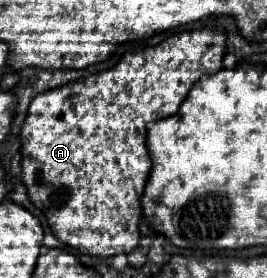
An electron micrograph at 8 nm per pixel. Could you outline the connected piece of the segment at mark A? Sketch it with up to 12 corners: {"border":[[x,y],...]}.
{"border":[[178,32],[46,90],[22,180],[58,240],[138,246],[144,128],[222,68]]}

